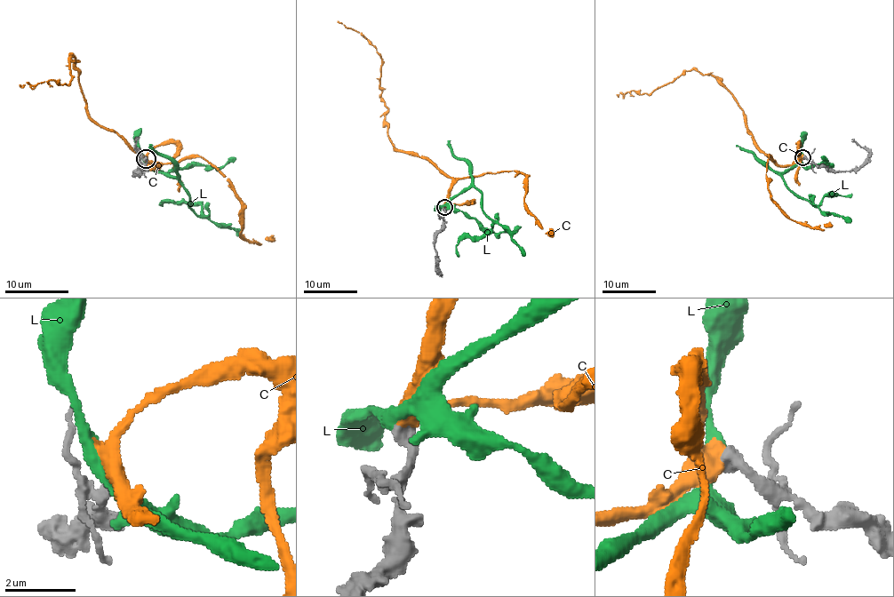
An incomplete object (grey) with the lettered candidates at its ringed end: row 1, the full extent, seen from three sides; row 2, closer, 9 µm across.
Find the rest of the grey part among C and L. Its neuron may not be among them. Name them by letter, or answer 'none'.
C

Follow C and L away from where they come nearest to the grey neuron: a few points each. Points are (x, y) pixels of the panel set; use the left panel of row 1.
C: (145, 158), (153, 168), (89, 115), (73, 56), (68, 83), (47, 80), (19, 86)
L: (145, 158), (155, 171), (178, 180), (189, 196), (191, 207), (202, 215), (199, 204), (159, 204), (163, 201)

